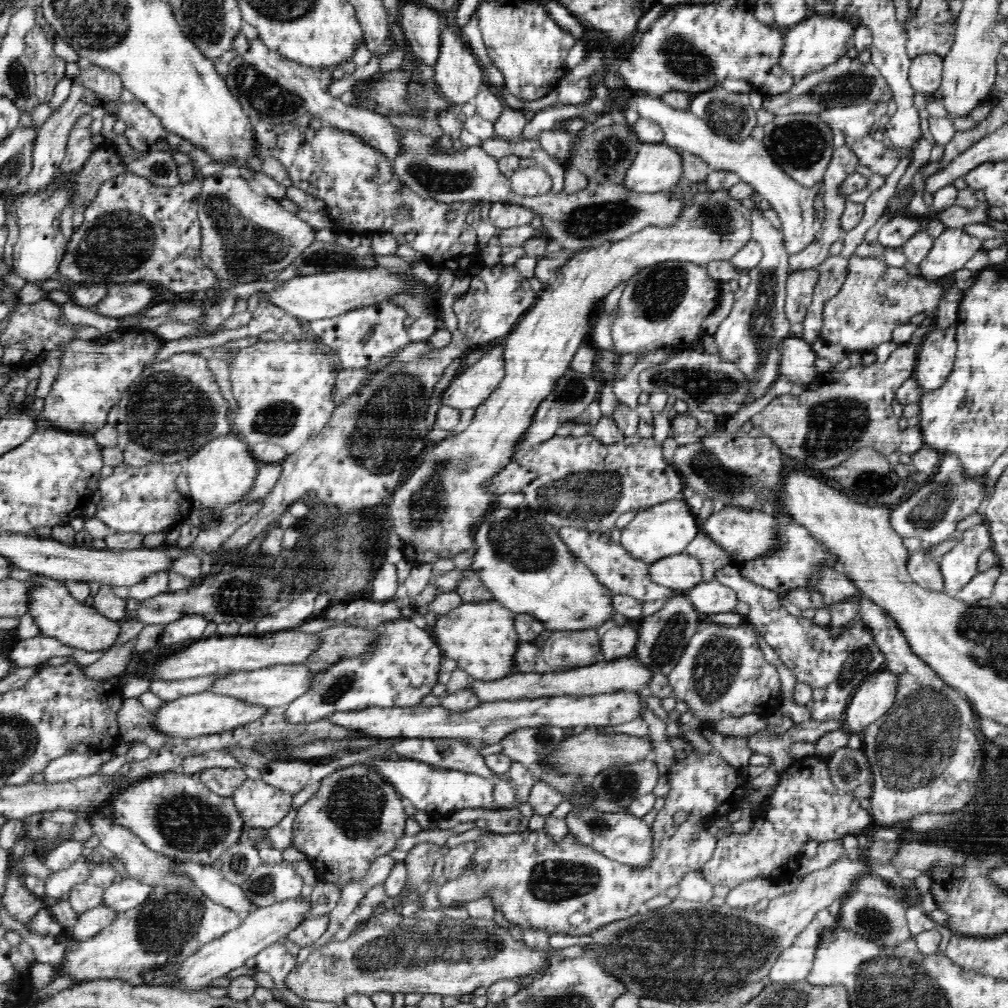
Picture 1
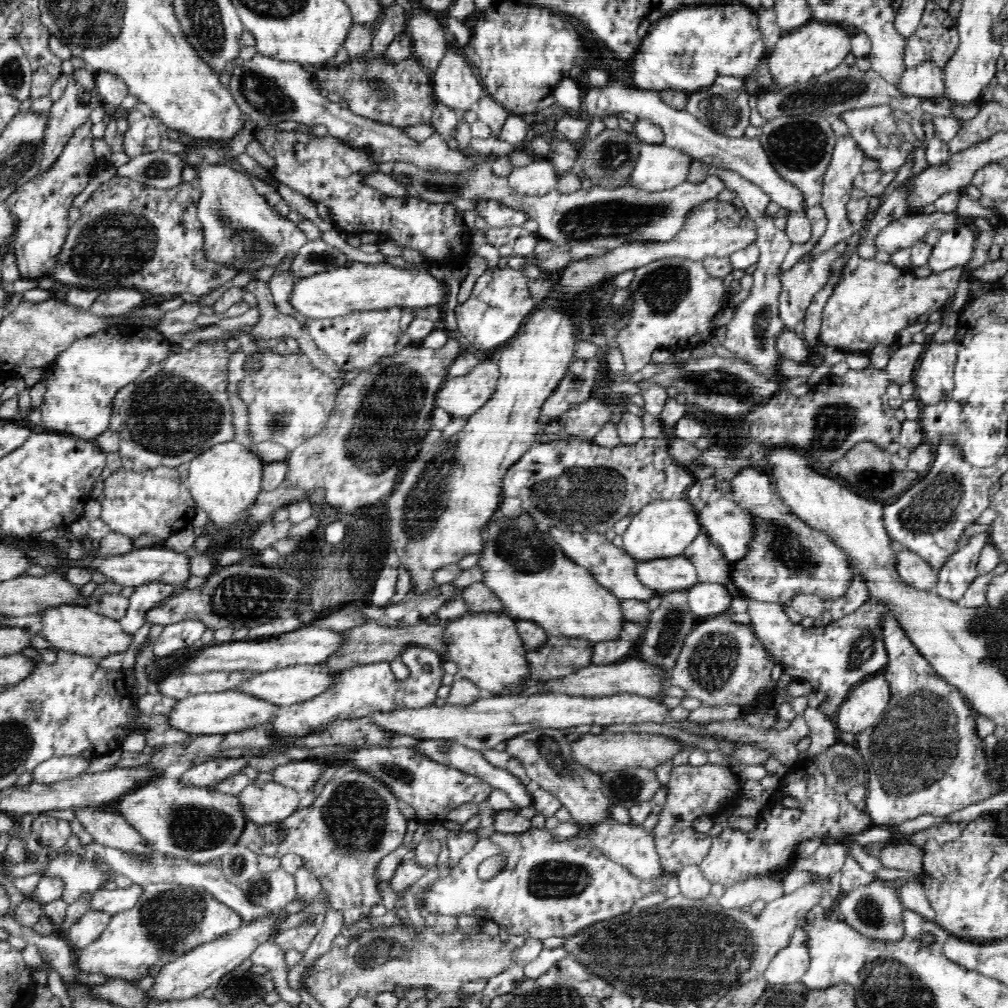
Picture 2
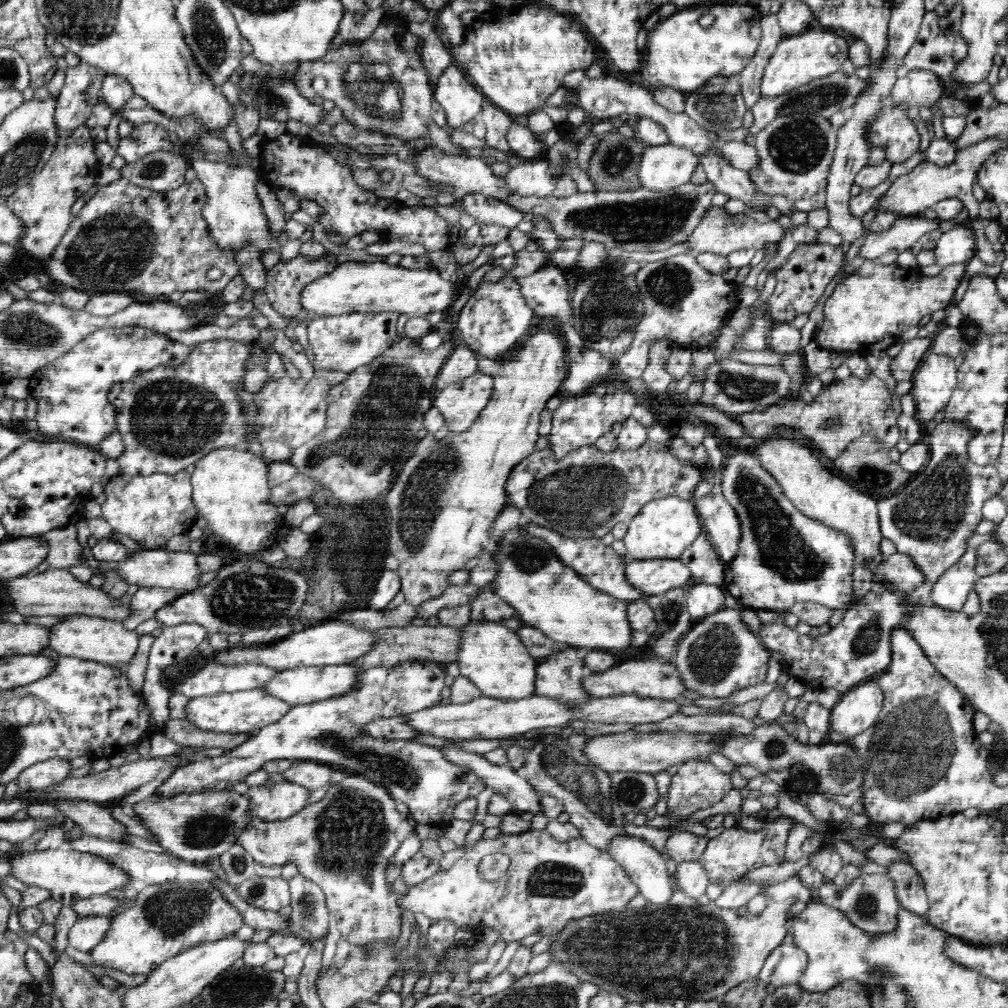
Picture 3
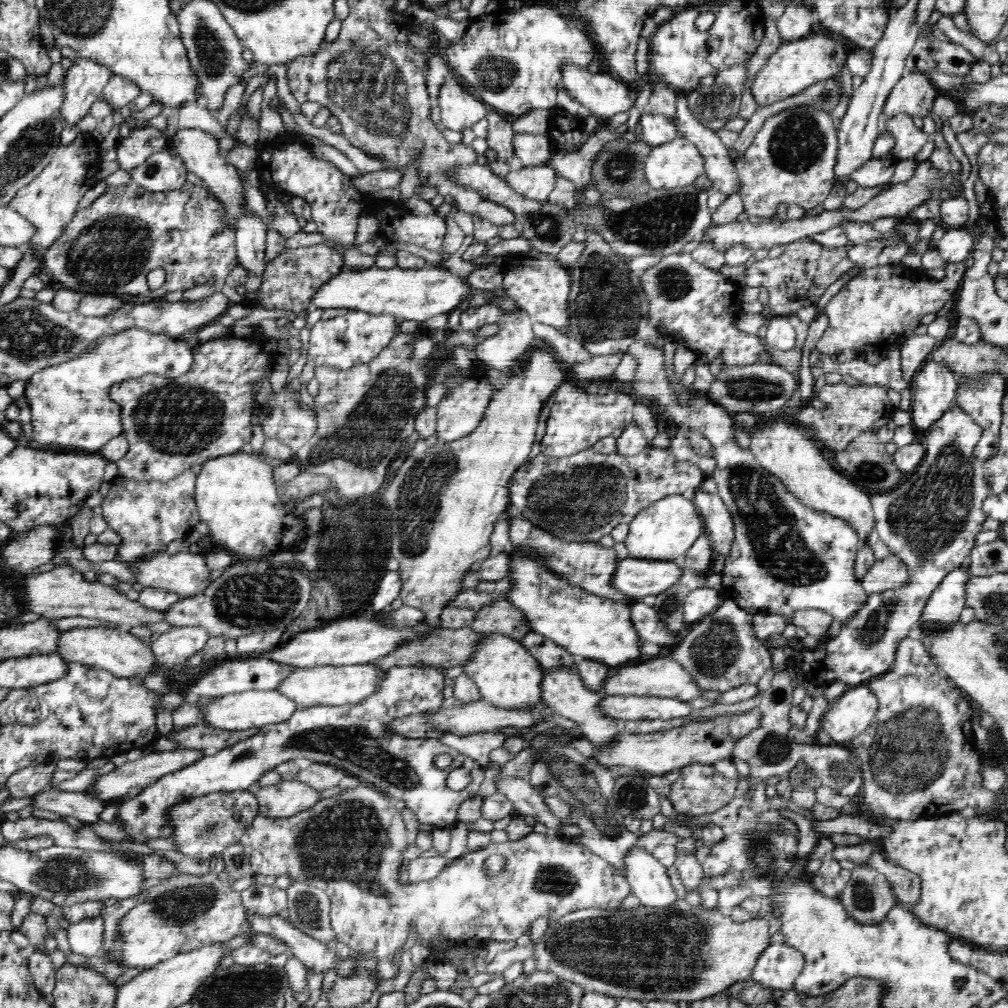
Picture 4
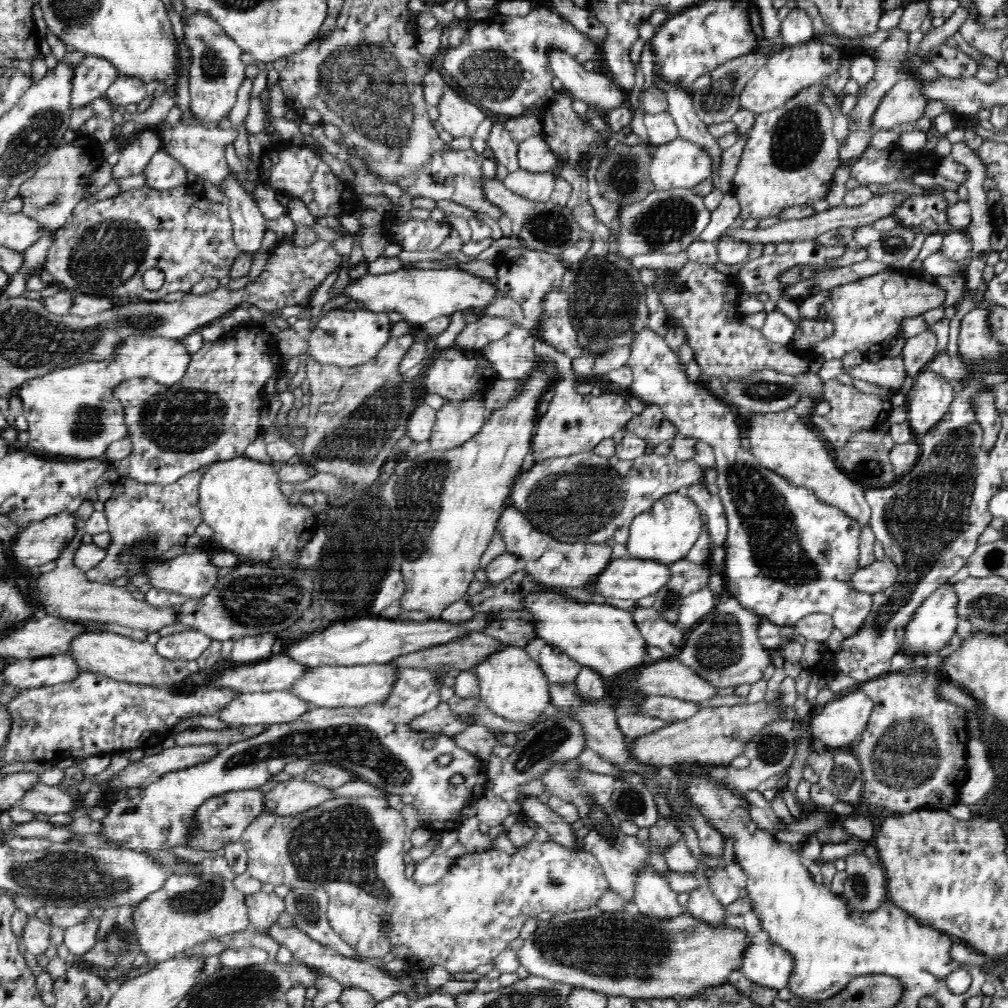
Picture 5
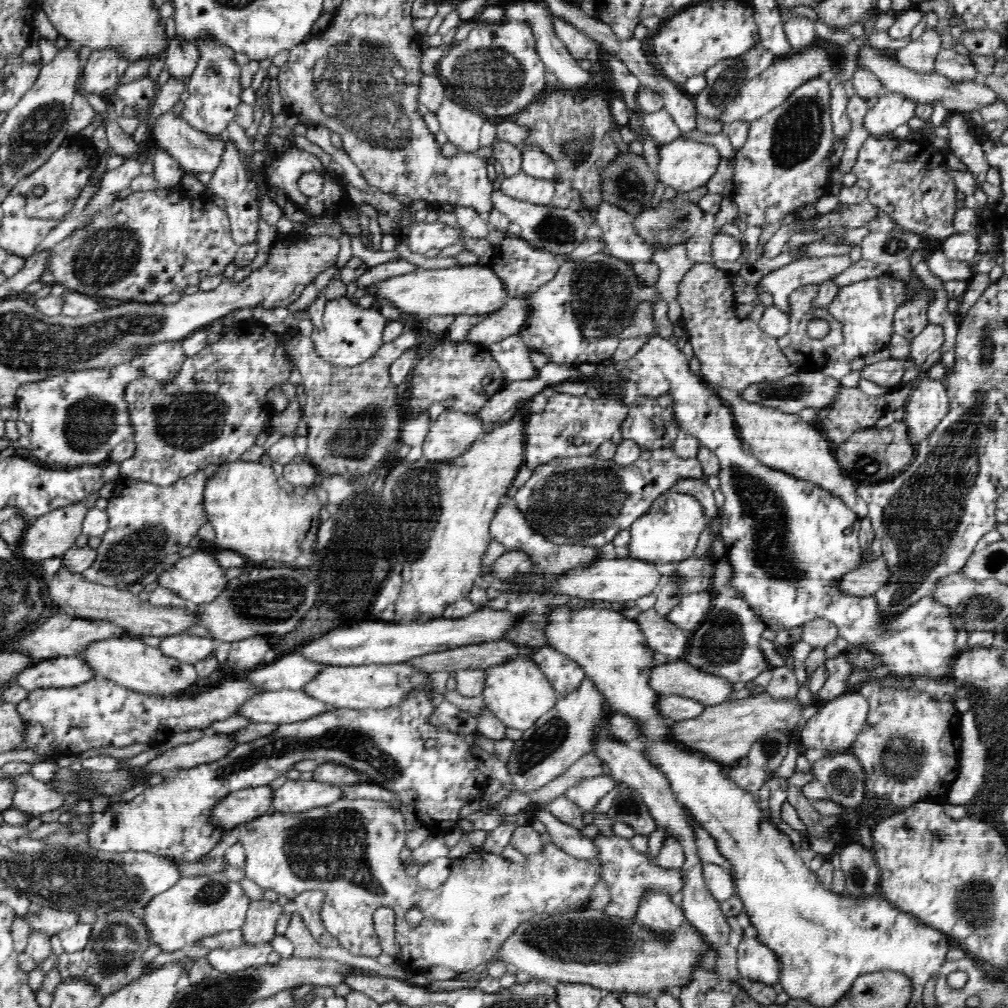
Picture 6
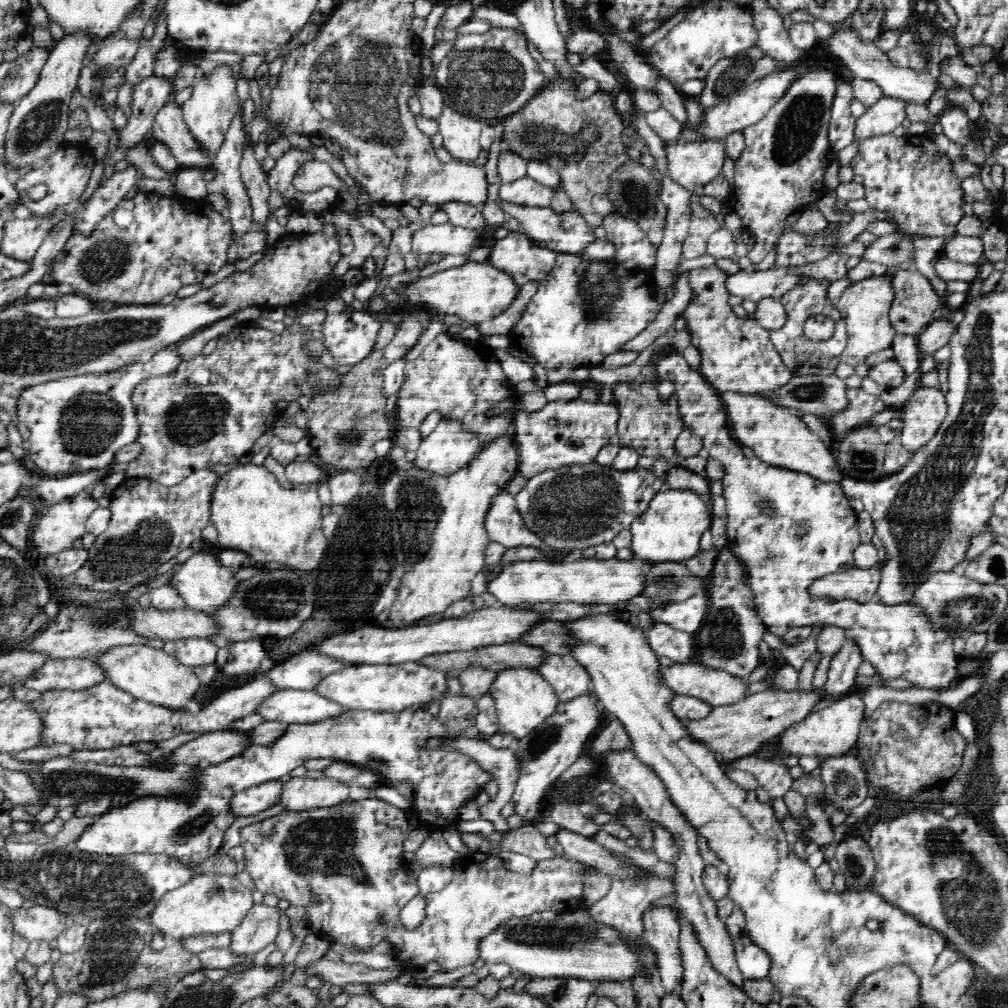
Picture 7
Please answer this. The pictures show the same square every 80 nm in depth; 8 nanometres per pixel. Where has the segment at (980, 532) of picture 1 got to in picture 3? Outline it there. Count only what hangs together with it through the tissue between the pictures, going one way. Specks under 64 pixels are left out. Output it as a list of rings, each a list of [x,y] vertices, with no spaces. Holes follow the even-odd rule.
[[[967,549],[960,560],[950,566],[948,570],[936,582],[931,592],[930,602],[934,607],[940,607],[946,611],[963,611],[964,603],[977,579],[975,571],[976,550]]]

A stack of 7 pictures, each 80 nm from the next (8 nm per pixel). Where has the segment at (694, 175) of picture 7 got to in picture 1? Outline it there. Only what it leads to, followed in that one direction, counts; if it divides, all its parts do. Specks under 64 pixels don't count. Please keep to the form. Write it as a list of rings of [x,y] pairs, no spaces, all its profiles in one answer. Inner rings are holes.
[[[642,143],[623,186],[638,194],[670,191],[683,179],[682,158],[679,152],[662,143]]]

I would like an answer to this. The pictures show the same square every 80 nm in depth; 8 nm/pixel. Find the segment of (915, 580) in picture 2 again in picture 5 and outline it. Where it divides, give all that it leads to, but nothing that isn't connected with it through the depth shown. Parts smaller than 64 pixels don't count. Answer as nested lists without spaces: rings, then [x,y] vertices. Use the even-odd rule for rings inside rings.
[[[884,556],[883,559],[870,563],[870,566],[856,570],[850,577],[850,582],[854,590],[873,595],[891,587],[897,576],[898,568]]]

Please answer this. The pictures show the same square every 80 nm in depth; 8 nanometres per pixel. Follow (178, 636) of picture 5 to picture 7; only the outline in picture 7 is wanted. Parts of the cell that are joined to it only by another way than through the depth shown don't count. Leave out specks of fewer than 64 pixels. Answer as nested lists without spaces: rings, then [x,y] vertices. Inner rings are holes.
[[[200,638],[168,641],[163,648],[163,652],[192,668],[214,666],[218,650],[216,644]]]

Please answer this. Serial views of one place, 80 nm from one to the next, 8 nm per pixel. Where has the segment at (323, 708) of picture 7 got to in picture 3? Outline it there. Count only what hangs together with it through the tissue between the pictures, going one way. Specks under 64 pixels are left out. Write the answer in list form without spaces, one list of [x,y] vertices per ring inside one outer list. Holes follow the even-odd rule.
[[[258,688],[241,692],[224,692],[216,695],[196,697],[188,700],[188,718],[186,723],[192,723],[202,730],[220,733],[257,732],[263,726],[278,722],[291,706]]]

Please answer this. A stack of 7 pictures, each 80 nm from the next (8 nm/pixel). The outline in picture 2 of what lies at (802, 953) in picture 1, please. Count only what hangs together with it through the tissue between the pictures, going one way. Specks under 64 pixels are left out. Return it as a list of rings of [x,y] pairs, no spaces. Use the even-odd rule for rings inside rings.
[[[794,932],[786,948],[774,955],[764,977],[773,985],[798,983],[808,970],[809,958],[808,950],[800,950],[800,932]]]

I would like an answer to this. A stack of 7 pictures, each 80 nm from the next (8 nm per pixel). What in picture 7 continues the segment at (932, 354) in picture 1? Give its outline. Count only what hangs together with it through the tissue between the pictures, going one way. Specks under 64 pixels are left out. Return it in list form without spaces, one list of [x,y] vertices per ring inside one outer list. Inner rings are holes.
[[[920,386],[914,391],[900,408],[904,422],[900,440],[906,450],[914,453],[934,438],[947,416],[947,406],[939,386]]]

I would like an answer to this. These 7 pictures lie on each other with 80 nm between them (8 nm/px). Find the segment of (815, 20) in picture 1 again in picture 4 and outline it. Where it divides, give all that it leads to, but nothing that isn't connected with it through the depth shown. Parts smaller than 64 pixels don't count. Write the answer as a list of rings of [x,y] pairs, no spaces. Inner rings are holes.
[[[810,35],[806,38],[783,42],[766,64],[756,73],[750,90],[757,106],[770,106],[784,98],[794,96],[802,90],[839,75],[847,64],[848,49],[842,41],[828,35]]]

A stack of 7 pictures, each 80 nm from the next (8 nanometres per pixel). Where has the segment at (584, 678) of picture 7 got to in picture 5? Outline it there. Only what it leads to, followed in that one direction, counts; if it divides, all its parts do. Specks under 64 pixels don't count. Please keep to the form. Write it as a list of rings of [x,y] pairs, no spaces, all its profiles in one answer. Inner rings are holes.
[[[539,637],[524,650],[540,666],[550,685],[574,684],[583,668],[573,658]]]

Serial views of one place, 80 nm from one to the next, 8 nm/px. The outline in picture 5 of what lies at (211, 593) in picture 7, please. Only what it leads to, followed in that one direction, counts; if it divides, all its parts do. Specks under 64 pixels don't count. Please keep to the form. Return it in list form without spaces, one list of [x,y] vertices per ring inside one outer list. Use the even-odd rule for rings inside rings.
[[[203,550],[155,561],[144,570],[154,588],[173,591],[186,599],[202,599],[218,582],[218,567]]]

